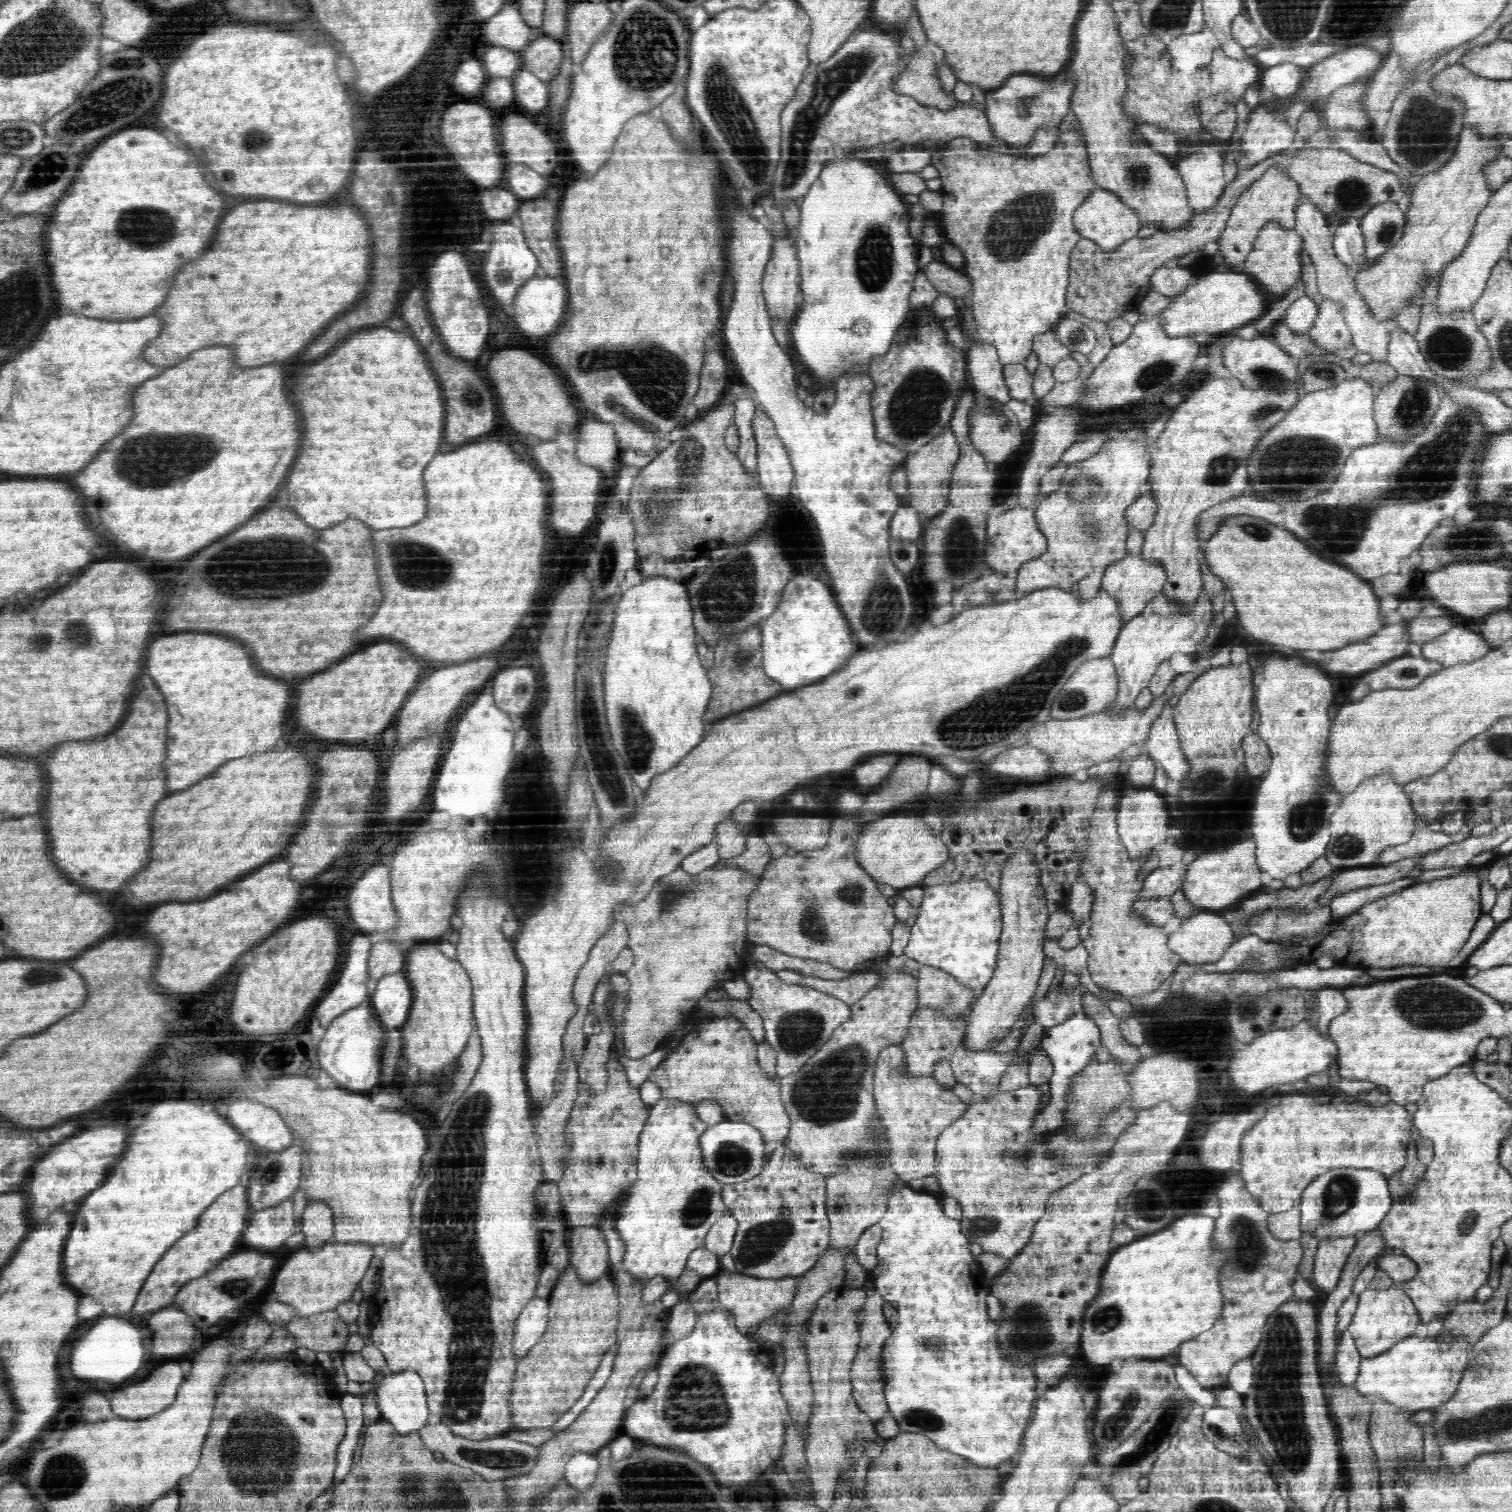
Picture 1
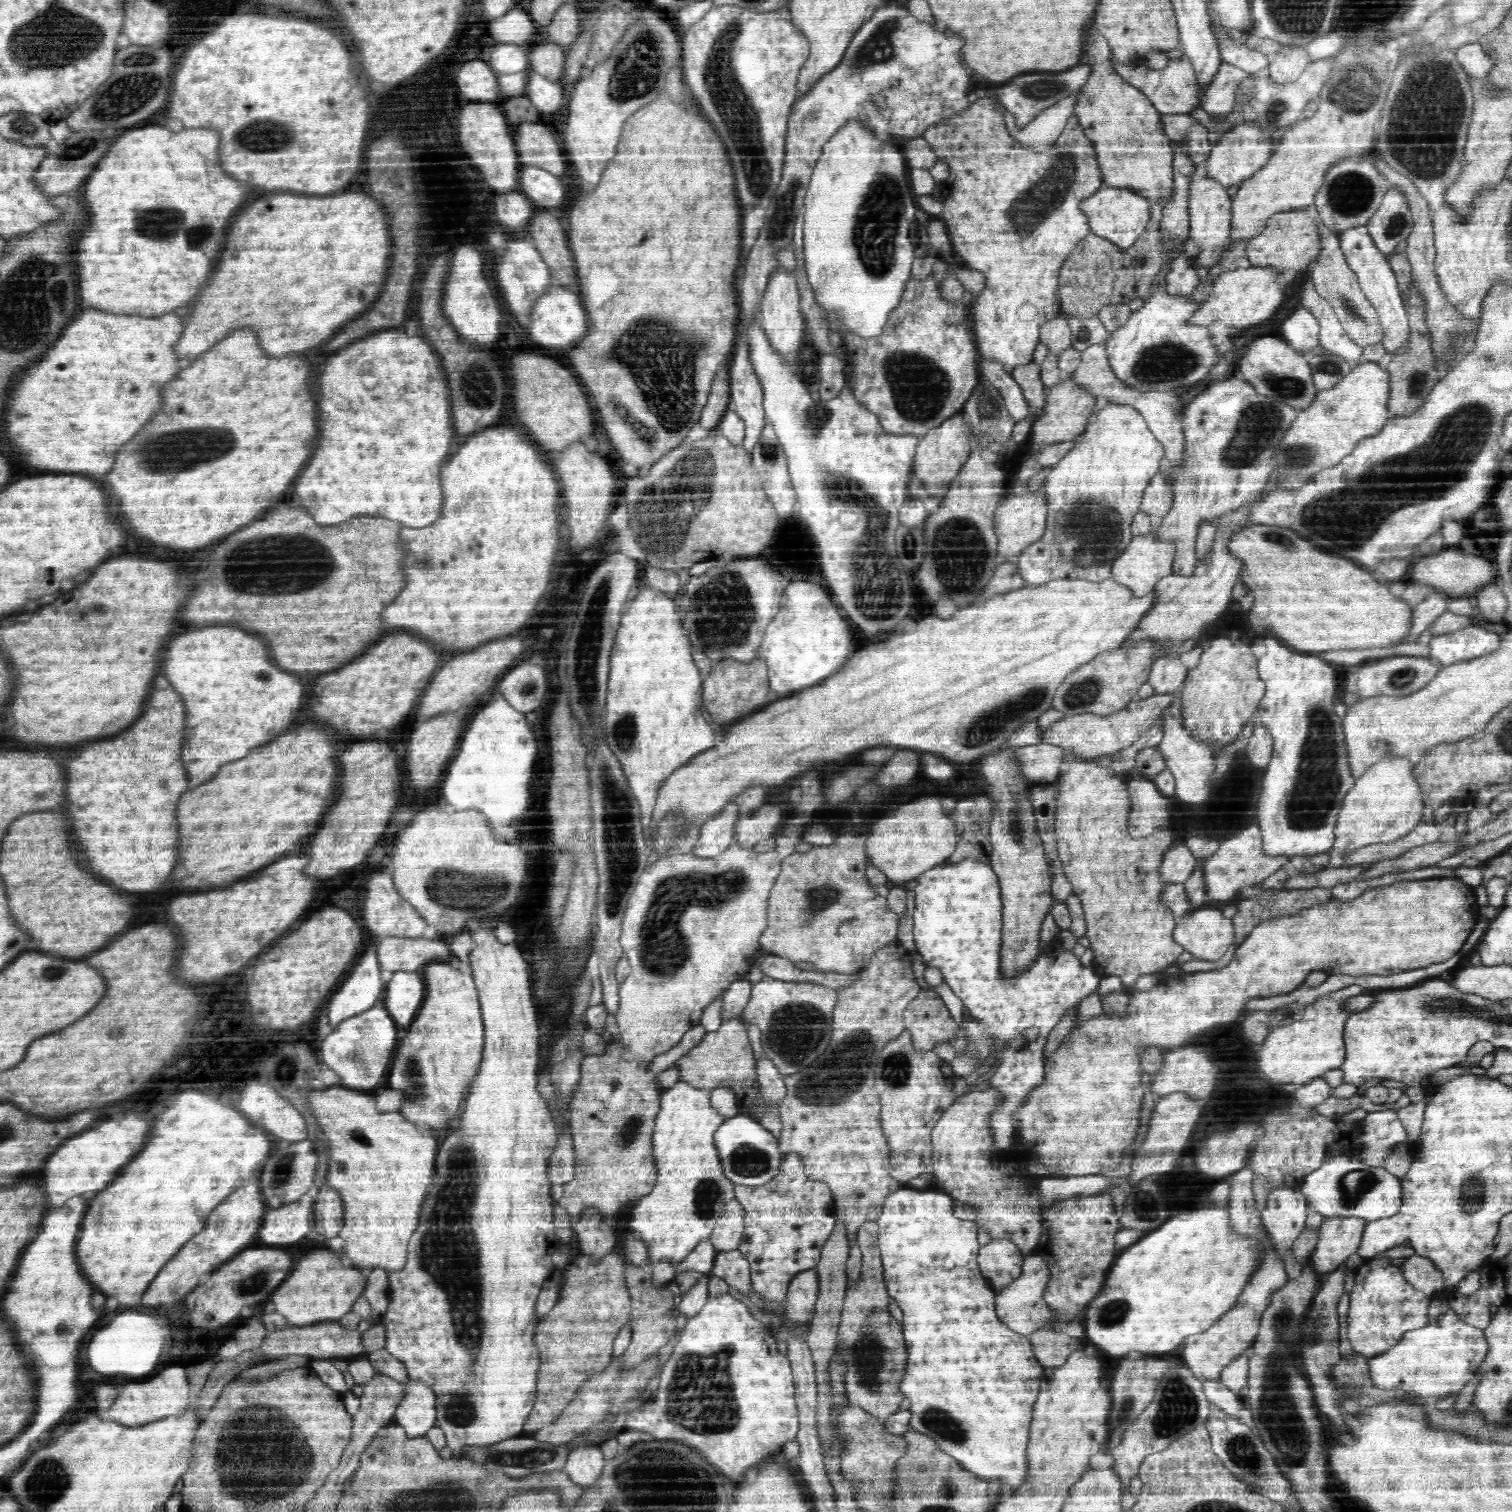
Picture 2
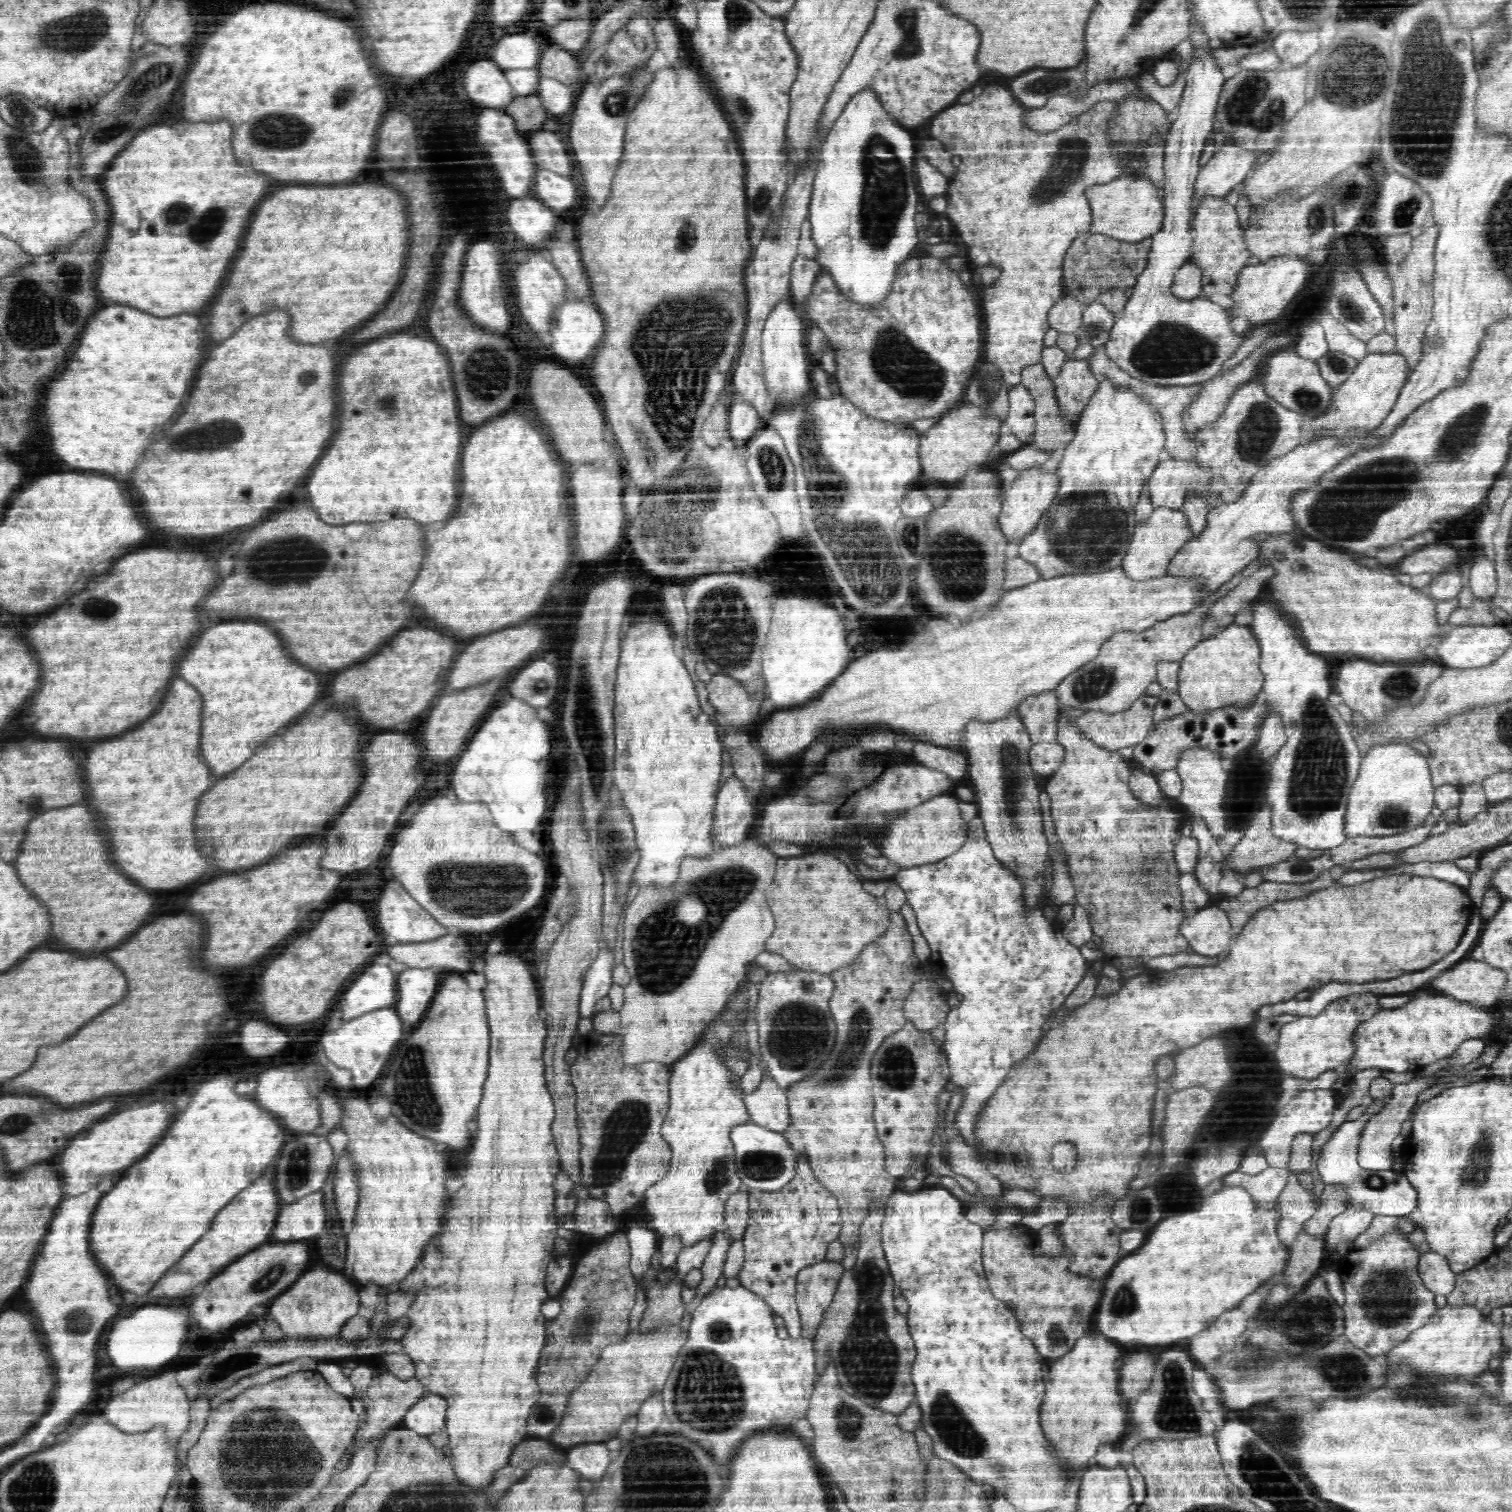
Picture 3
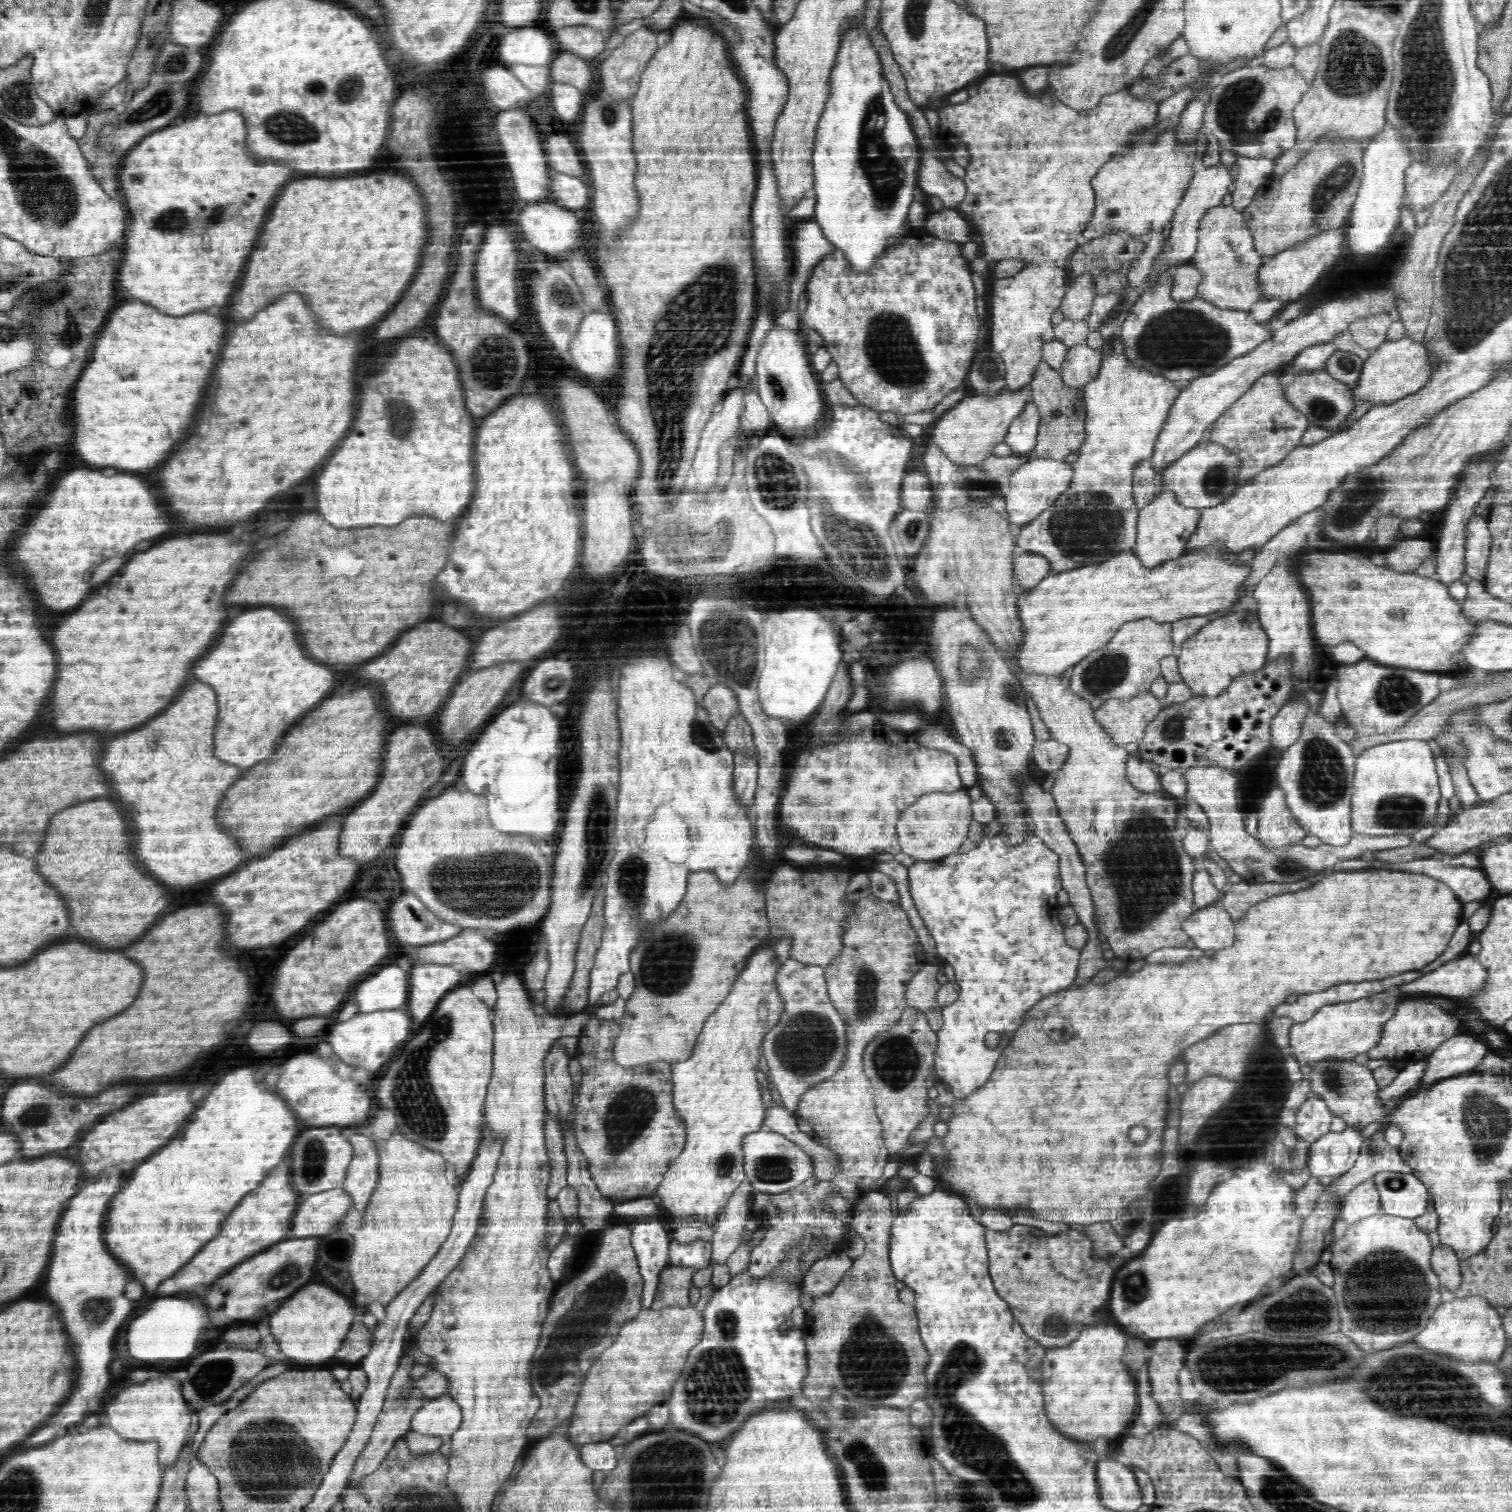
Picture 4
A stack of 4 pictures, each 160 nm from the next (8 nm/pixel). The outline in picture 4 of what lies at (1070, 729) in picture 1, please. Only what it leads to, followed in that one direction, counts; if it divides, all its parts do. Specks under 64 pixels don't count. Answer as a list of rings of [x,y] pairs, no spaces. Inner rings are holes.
[[[1151,690],[1138,692],[1130,698],[1110,698],[1100,708],[1095,710],[1095,716],[1110,733],[1117,745],[1129,742],[1140,742],[1148,723],[1166,706],[1164,700],[1158,698]]]

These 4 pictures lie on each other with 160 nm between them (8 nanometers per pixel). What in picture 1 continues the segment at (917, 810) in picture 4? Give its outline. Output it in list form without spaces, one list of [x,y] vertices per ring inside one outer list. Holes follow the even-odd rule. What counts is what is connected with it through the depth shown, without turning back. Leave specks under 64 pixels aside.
[[[889,812],[867,824],[867,829],[858,842],[859,862],[876,882],[889,884],[898,890],[914,887],[928,875],[928,872],[932,872],[949,860],[948,845],[941,835],[934,834],[934,830],[926,824],[923,816],[921,812]]]

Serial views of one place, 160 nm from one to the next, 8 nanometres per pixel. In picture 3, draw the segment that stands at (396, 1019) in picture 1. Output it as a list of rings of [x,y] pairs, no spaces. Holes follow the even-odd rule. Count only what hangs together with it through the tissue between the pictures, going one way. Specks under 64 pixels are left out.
[[[405,968],[398,979],[398,1001],[394,1005],[404,1024],[410,1028],[431,1008],[439,986],[447,978],[445,971],[436,968]]]

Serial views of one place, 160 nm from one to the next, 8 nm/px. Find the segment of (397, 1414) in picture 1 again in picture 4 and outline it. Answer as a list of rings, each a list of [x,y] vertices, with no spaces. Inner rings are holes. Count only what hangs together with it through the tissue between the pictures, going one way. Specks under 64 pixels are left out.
[[[450,1395],[431,1399],[428,1406],[420,1408],[411,1422],[411,1430],[426,1436],[452,1436],[463,1426],[462,1408]]]

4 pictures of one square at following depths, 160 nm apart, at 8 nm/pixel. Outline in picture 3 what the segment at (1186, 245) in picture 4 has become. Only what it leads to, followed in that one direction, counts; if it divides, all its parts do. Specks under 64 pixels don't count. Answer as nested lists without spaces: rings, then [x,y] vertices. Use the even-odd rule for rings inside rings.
[[[1227,140],[1224,146],[1202,165],[1194,184],[1188,226],[1193,223],[1196,211],[1204,199],[1224,199],[1244,182],[1251,174],[1256,155],[1258,154],[1252,154]]]

